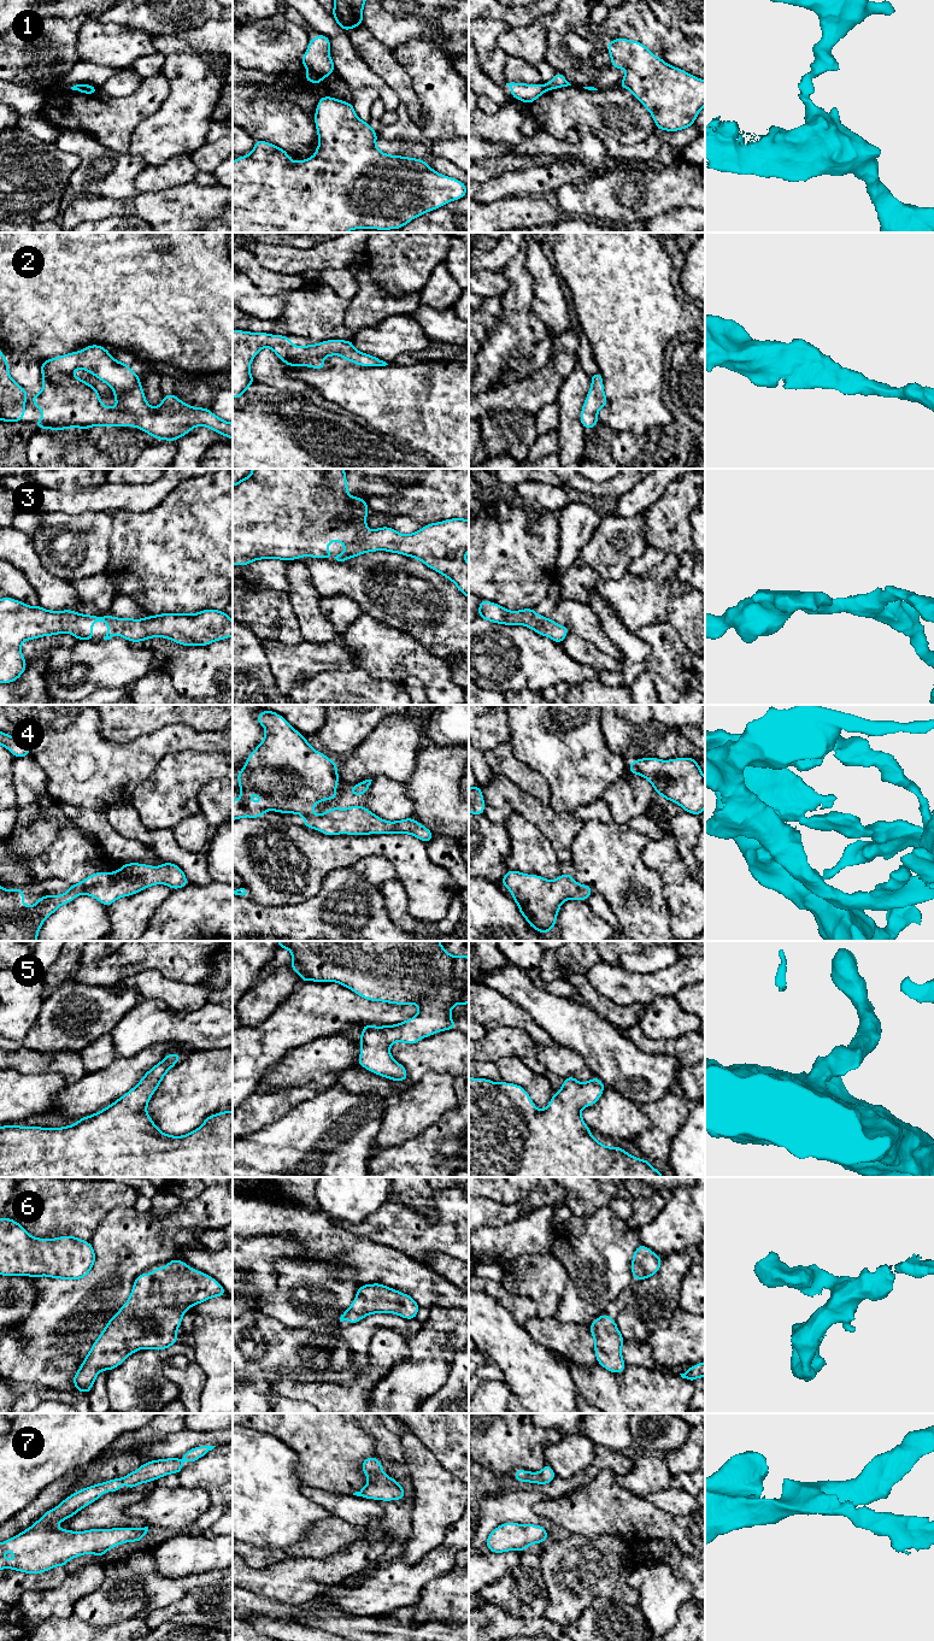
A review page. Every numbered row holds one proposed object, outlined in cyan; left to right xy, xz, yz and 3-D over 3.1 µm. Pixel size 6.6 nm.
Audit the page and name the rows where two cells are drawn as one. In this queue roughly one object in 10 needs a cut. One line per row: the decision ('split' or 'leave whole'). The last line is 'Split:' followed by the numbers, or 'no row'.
1: split
2: leave whole
3: leave whole
4: leave whole
5: leave whole
6: leave whole
7: leave whole
Split: 1

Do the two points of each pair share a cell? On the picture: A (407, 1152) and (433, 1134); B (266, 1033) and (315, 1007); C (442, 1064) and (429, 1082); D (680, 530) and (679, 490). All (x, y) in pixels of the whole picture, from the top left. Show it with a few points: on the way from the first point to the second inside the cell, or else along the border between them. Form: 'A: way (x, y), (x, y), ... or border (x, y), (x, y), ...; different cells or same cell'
A: way (413, 1152), (427, 1140); same cell
B: way (278, 1033), (303, 1017); same cell
C: border (454, 1076), (428, 1070), (411, 1086); different cells
D: way (679, 521), (679, 500); same cell

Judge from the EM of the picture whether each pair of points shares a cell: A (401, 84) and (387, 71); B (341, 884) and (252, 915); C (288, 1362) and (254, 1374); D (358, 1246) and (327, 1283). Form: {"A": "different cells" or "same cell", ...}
{"A": "same cell", "B": "same cell", "C": "same cell", "D": "different cells"}

